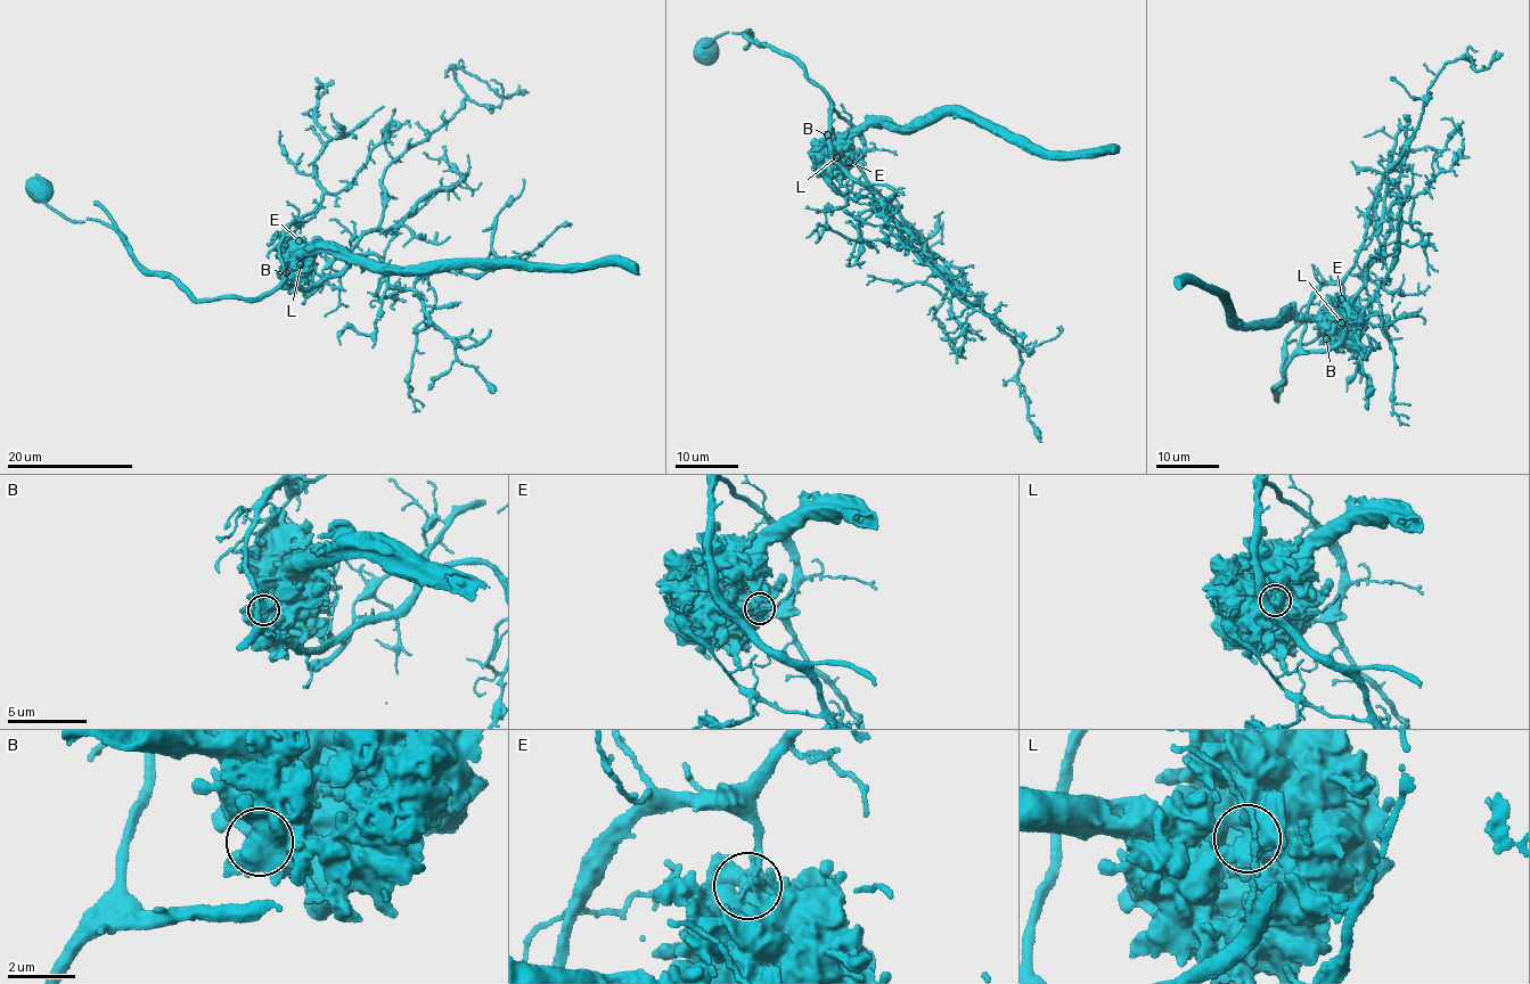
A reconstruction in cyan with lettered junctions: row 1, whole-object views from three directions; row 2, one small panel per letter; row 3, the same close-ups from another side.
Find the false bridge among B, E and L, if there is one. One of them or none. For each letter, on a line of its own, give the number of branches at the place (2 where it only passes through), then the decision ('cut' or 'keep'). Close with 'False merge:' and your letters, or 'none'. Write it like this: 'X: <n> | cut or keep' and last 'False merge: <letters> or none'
B: 3 | keep
E: 3 | cut
L: 3 | keep
False merge: E

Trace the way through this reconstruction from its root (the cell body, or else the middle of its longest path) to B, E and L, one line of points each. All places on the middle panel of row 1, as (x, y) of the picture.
B: (705, 51), (721, 34), (747, 29), (752, 41), (786, 52), (829, 101), (833, 157), (854, 161), (827, 134)
E: (705, 51), (705, 46), (721, 34), (747, 29), (752, 41), (786, 52), (858, 134), (862, 156), (850, 162)
L: (705, 51), (721, 34), (747, 29), (752, 41), (786, 52), (829, 101), (833, 157), (854, 161), (836, 157)

